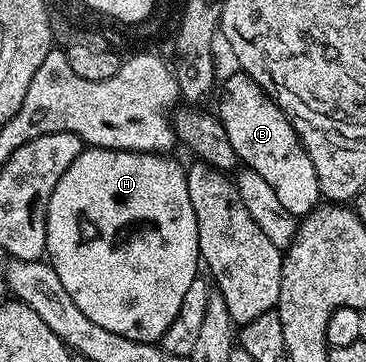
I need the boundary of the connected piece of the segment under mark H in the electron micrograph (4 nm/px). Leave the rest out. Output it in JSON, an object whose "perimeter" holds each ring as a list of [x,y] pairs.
{"perimeter":[[[89,146],[62,173],[58,185],[54,185],[54,193],[50,193],[50,201],[46,205],[46,248],[47,258],[52,268],[58,273],[58,281],[62,281],[63,288],[94,321],[94,325],[102,325],[102,329],[110,329],[110,333],[118,333],[122,337],[130,337],[130,341],[139,343],[159,344],[160,338],[170,329],[170,325],[178,317],[178,309],[182,309],[182,297],[186,297],[186,289],[190,289],[190,281],[198,278],[199,267],[202,267],[200,246],[198,245],[198,221],[194,217],[194,205],[190,205],[188,192],[188,177],[185,168],[179,167],[174,160],[168,159],[167,154],[150,151],[115,151],[109,147]]]}

